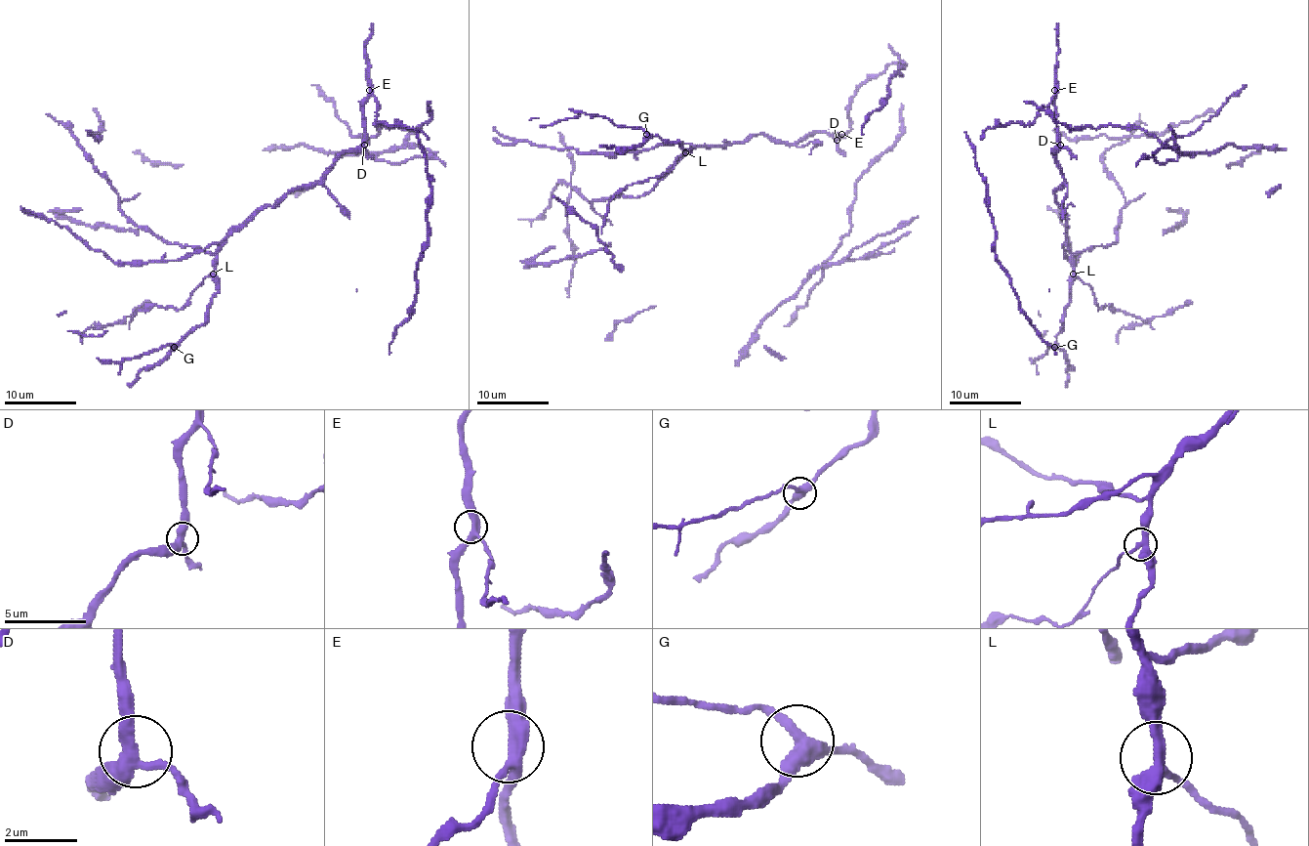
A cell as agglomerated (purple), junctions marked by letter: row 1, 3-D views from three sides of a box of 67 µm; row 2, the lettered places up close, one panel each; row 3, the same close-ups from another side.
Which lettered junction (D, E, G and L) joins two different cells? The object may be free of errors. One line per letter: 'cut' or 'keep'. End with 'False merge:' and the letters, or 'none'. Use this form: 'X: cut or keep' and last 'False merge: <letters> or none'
D: keep
E: keep
G: keep
L: cut
False merge: L

